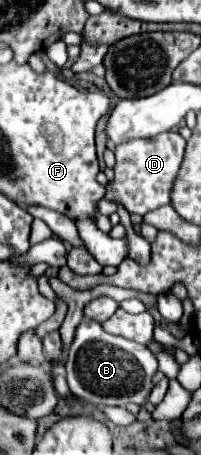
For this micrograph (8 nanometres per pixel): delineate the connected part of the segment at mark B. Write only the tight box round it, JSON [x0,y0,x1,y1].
[64,318,158,406]

